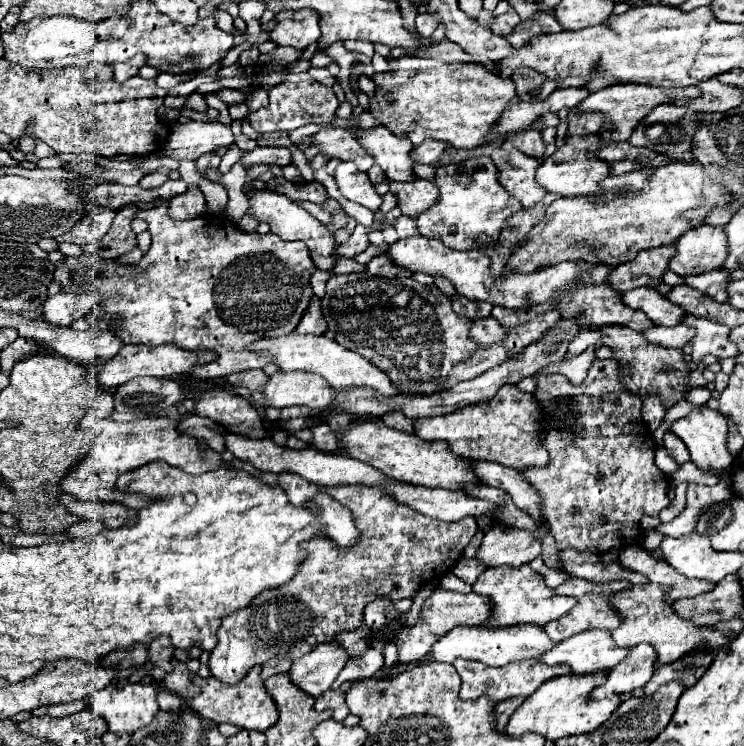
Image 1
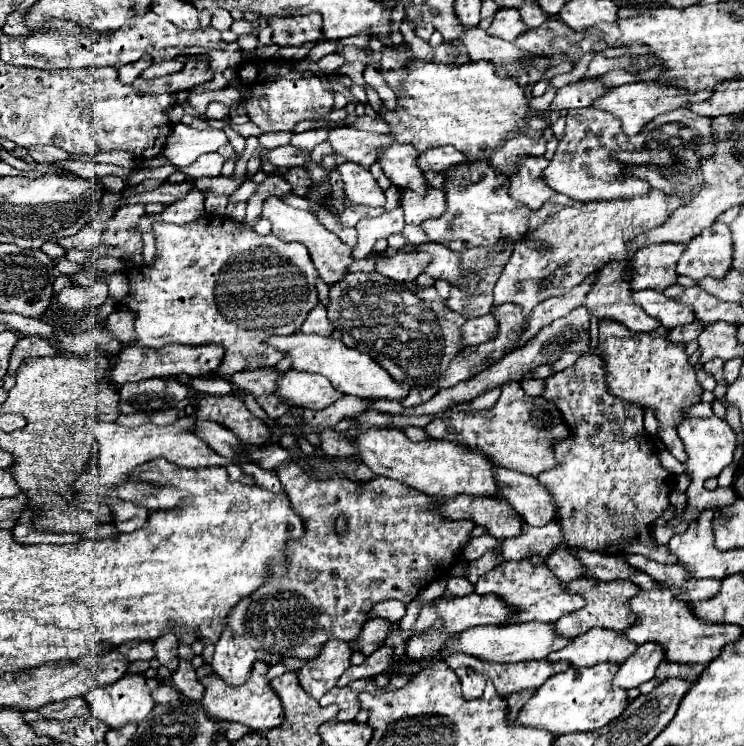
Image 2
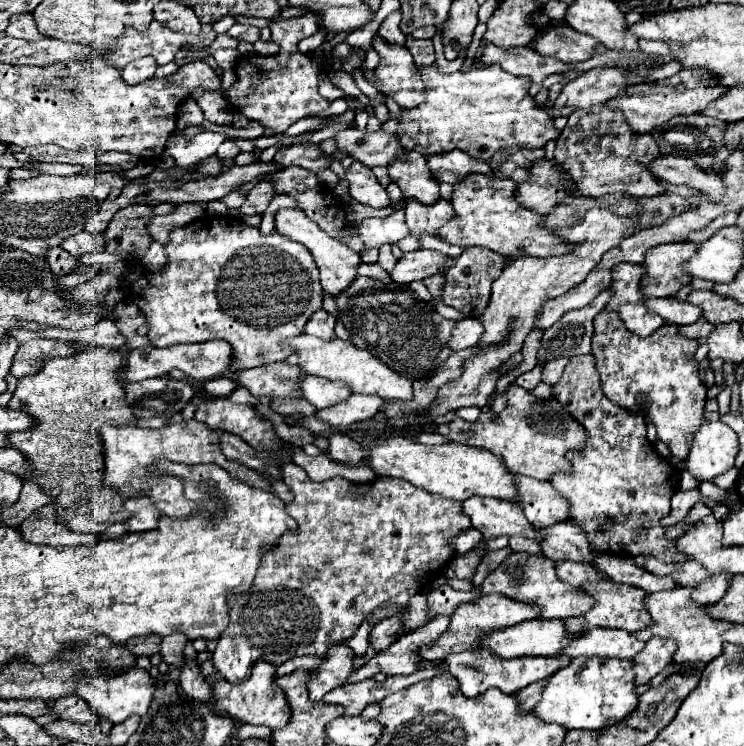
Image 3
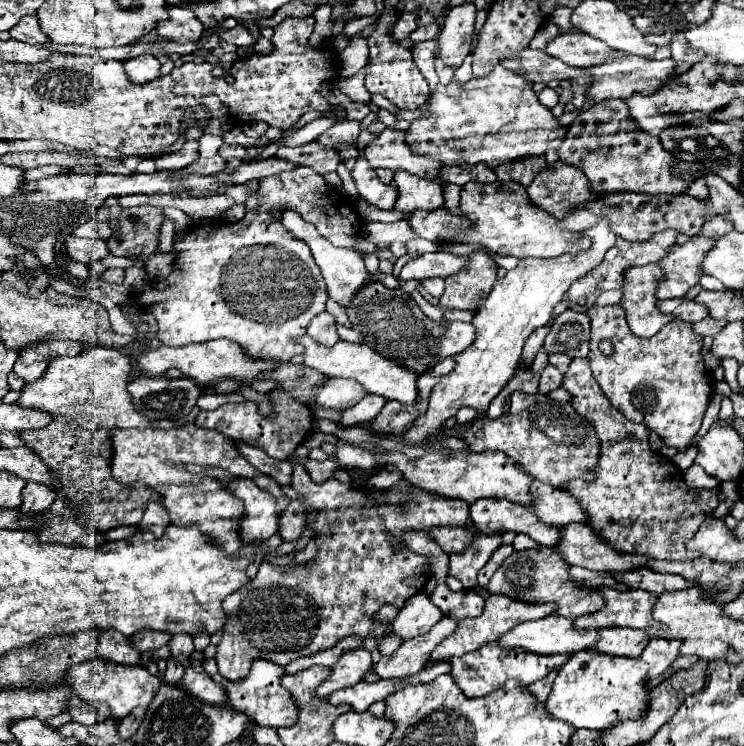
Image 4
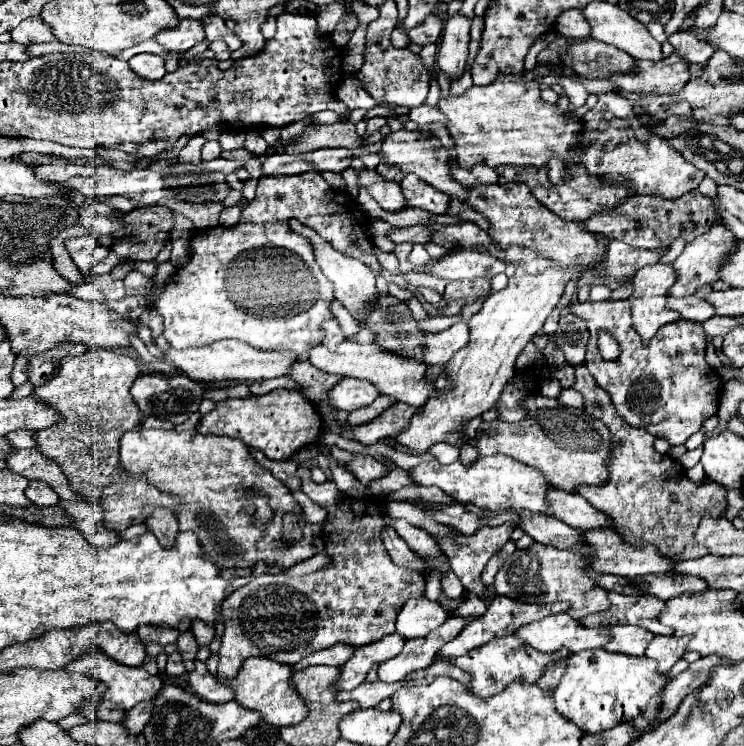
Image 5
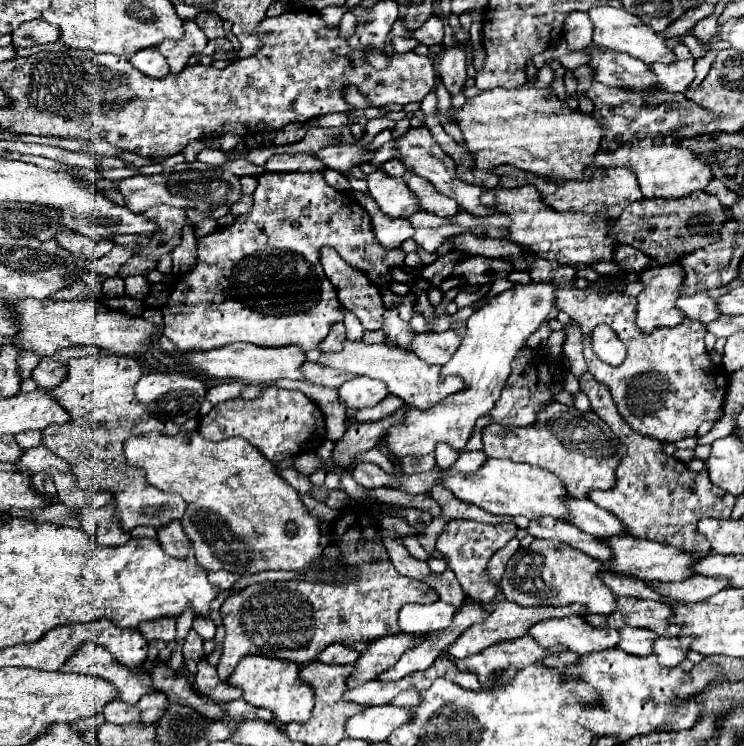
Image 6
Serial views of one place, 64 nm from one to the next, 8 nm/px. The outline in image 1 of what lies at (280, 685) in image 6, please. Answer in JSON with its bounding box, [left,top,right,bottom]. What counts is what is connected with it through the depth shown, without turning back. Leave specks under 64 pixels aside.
[190,666,278,730]

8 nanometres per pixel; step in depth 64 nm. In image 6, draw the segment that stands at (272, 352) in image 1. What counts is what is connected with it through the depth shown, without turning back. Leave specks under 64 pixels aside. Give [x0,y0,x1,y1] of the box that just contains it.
[318,342,464,408]

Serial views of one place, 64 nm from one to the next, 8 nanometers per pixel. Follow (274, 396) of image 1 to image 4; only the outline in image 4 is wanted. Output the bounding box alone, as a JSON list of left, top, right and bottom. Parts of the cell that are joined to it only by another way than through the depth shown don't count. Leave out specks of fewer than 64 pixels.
[316,378,366,408]

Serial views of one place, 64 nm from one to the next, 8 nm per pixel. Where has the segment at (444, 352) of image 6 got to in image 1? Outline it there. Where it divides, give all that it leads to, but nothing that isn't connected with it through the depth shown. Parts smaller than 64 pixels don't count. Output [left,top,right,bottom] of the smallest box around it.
[472,316,508,344]

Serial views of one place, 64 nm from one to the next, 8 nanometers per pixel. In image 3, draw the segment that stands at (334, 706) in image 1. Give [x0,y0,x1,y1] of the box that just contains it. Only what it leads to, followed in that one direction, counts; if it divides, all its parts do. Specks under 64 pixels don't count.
[322,666,440,716]

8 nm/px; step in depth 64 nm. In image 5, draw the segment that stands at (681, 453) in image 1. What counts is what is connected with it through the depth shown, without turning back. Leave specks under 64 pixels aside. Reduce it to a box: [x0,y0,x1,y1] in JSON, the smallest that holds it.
[570,300,720,444]

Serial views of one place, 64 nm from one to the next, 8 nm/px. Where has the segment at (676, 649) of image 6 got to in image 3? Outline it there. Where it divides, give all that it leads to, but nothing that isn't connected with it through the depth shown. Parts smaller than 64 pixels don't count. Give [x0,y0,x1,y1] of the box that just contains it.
[632,638,674,686]

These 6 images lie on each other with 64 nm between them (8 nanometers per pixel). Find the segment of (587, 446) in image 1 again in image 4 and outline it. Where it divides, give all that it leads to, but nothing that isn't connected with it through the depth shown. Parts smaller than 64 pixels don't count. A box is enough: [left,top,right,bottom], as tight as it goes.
[562,358,718,560]

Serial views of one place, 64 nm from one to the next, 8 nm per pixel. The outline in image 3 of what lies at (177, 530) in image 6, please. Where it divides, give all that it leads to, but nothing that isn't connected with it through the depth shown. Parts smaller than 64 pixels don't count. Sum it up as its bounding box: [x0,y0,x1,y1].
[124,498,160,532]

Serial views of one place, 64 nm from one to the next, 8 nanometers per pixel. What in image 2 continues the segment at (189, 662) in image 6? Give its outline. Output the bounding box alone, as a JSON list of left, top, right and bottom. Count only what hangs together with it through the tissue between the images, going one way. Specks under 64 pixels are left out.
[154,634,178,672]

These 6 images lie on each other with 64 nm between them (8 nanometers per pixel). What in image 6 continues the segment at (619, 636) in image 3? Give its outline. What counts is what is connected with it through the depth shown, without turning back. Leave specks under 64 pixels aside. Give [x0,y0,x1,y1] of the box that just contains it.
[616,626,658,656]

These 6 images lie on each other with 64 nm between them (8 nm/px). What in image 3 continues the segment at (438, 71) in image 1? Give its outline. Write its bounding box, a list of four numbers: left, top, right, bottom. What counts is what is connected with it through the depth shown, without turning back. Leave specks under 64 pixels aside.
[396,66,558,160]

